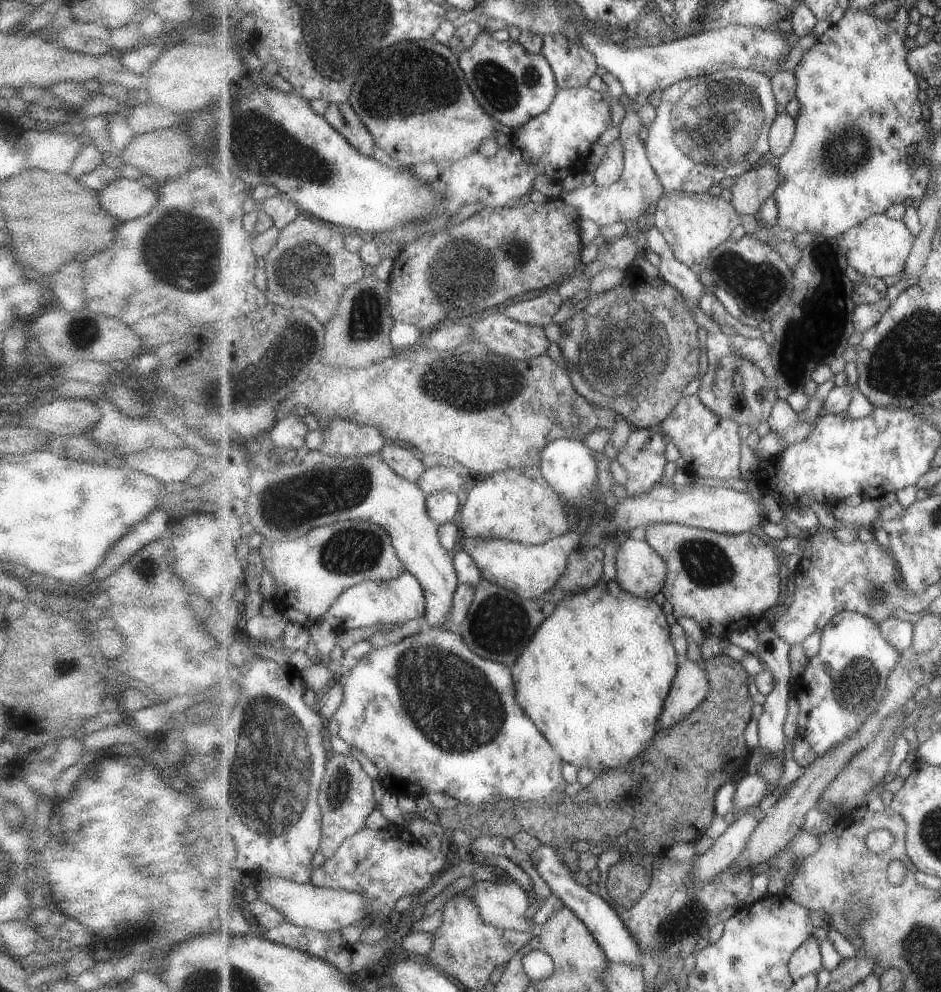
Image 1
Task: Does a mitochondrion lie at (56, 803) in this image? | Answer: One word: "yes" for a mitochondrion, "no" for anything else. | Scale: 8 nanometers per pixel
no

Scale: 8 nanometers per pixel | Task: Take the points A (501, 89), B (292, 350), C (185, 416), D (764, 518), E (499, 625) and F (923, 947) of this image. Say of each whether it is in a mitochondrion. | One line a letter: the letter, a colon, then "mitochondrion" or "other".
A: mitochondrion
B: mitochondrion
C: other
D: other
E: mitochondrion
F: mitochondrion

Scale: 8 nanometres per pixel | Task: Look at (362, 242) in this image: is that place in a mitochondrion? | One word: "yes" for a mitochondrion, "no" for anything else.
no

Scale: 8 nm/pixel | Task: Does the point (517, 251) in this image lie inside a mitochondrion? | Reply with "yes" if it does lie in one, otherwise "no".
yes

